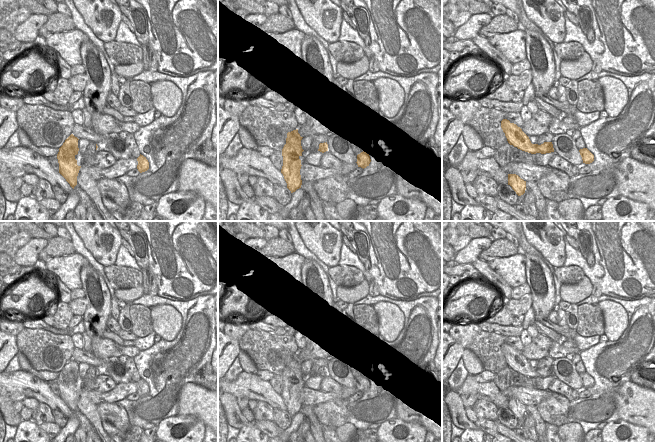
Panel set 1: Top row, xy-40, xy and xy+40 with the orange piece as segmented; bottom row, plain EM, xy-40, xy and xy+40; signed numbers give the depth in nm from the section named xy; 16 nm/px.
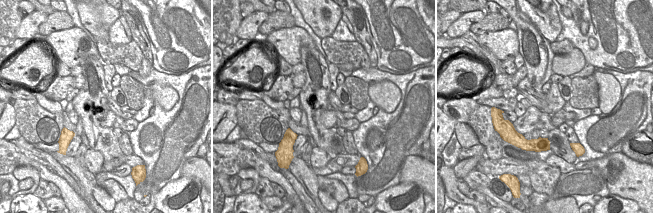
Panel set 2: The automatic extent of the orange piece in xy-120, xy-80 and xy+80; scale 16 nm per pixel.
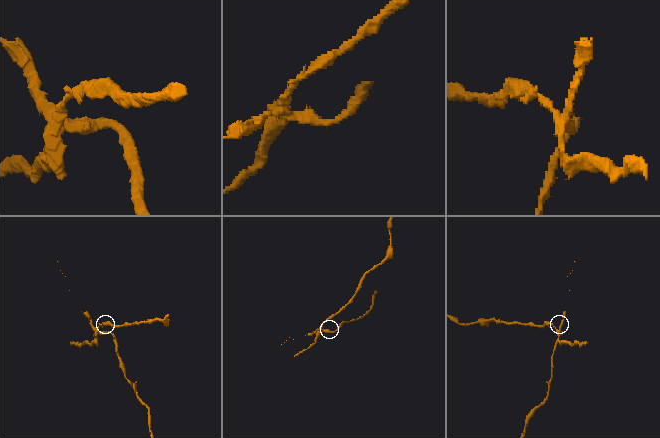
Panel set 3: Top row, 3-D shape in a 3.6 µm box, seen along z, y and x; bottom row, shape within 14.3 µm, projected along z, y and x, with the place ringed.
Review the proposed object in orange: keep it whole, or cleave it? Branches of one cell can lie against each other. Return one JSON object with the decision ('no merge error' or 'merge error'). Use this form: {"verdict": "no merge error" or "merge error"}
{"verdict": "merge error"}

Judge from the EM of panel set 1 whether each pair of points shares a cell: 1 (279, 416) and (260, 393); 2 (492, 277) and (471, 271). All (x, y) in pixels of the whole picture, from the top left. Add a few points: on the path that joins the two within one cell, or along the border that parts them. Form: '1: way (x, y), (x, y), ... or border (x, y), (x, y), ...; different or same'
1: border (274, 408), (286, 411); different
2: border (471, 264), (498, 288); different

